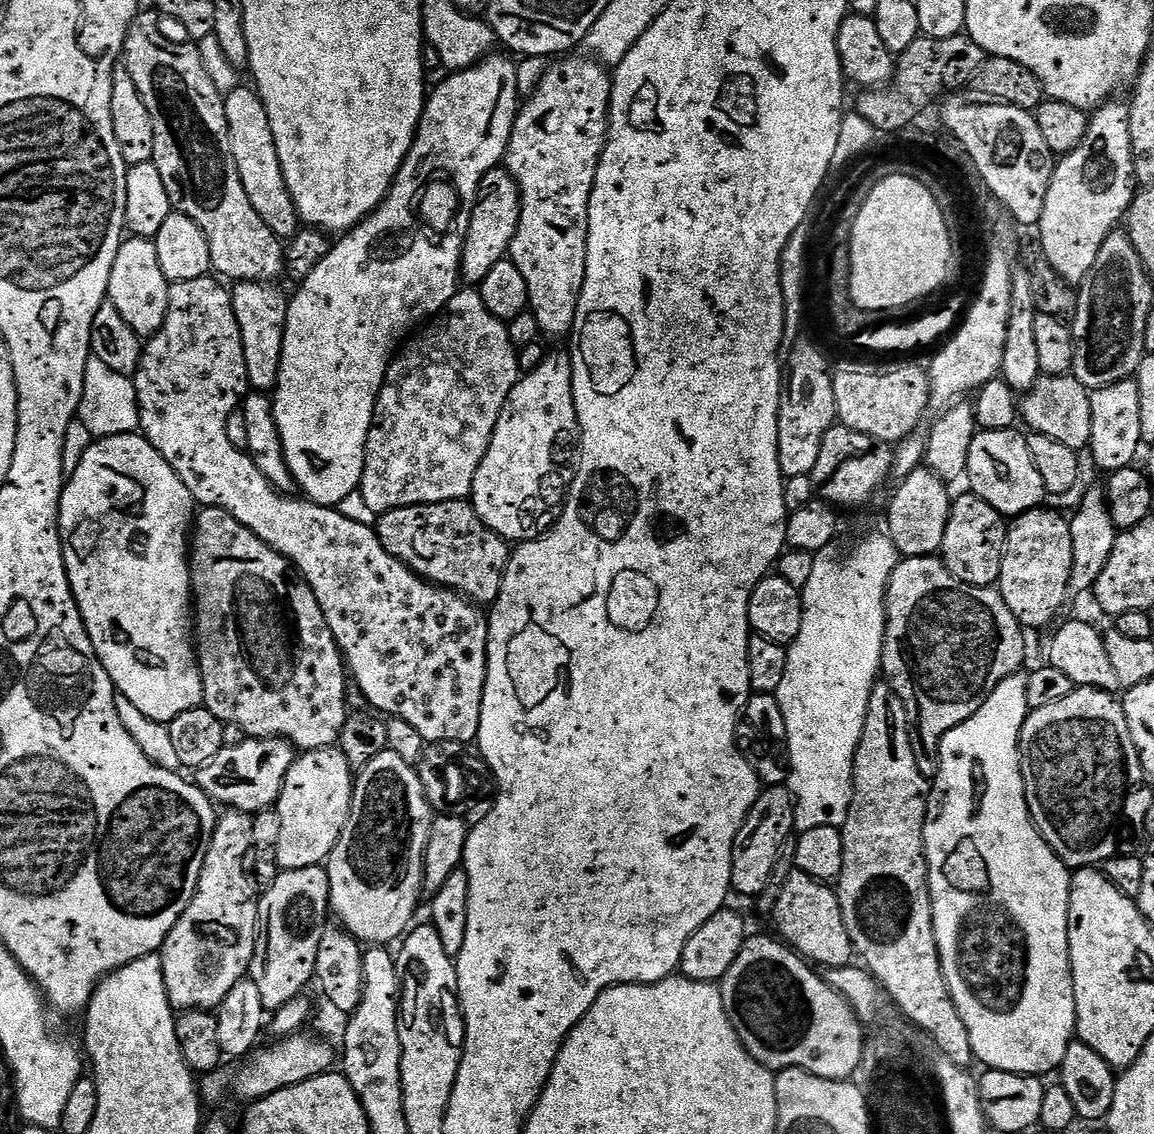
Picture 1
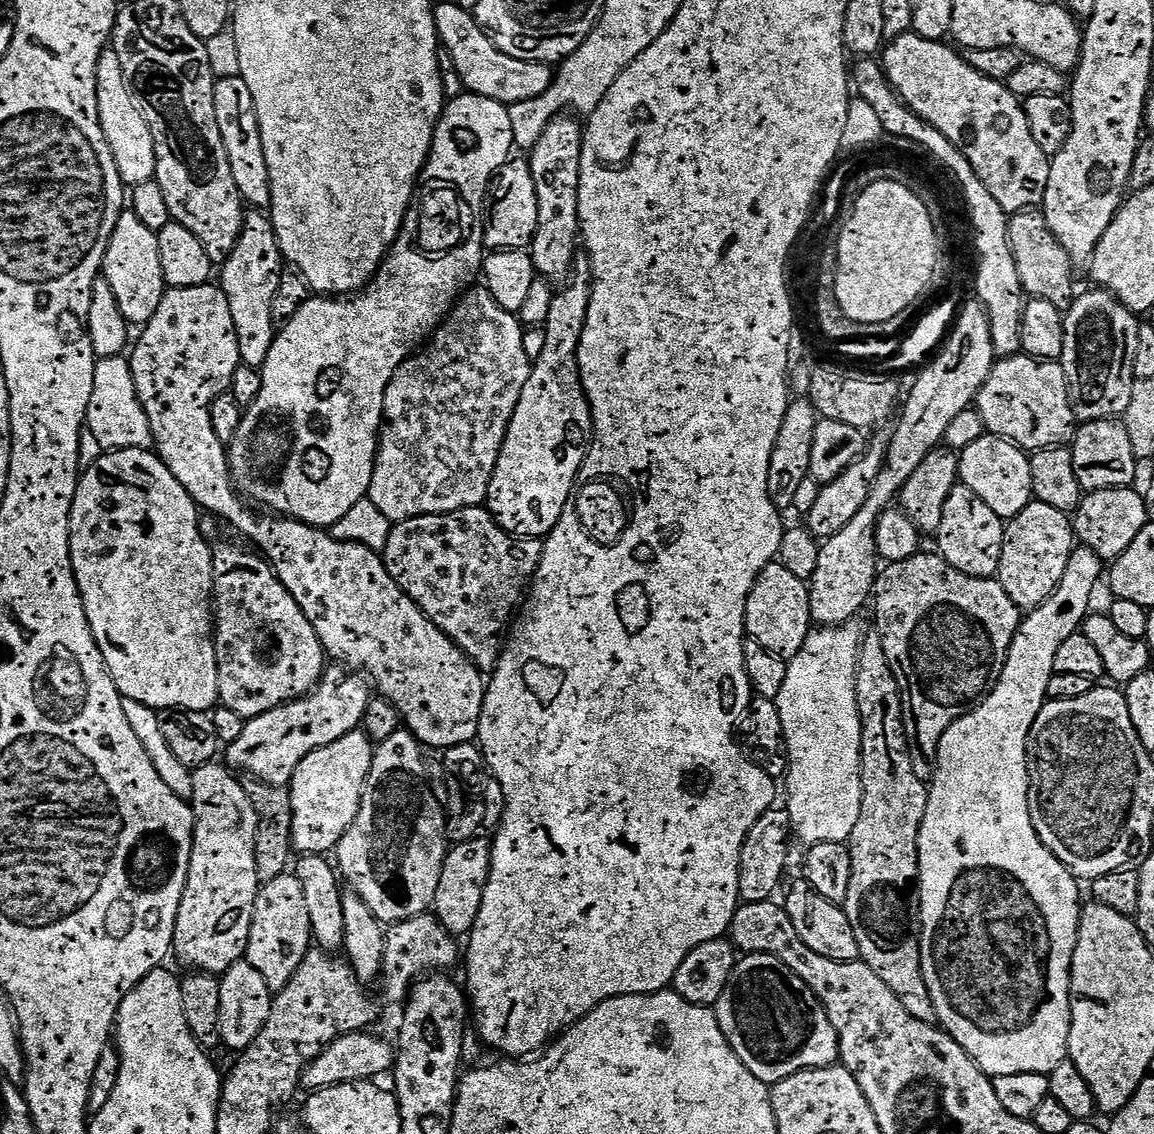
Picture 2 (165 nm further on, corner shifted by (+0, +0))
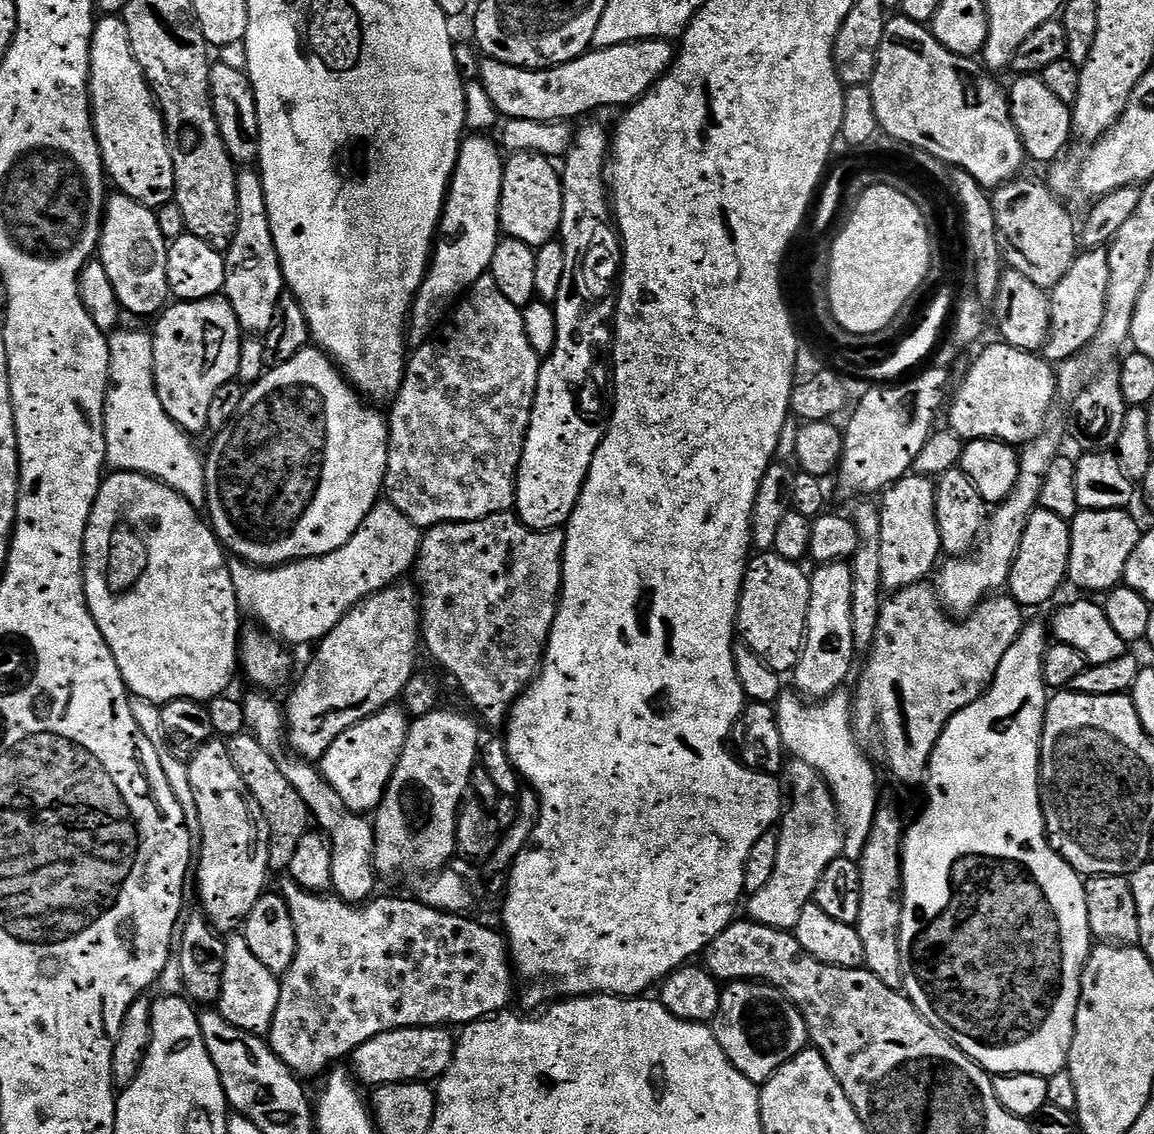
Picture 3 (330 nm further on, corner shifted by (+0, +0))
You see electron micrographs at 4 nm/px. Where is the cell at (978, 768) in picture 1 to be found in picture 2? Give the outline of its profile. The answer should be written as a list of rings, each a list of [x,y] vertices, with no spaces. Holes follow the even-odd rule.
[[[1083,546],[1073,547],[1072,557],[1066,566],[1066,574],[1062,574],[1062,582],[1054,590],[1054,594],[1046,602],[1042,602],[1036,608],[1031,609],[1021,619],[1020,628],[1016,632],[1015,638],[1012,640],[1012,645],[1008,651],[1006,658],[1006,666],[1000,675],[1000,681],[995,688],[972,709],[967,712],[962,718],[958,718],[946,730],[946,734],[942,734],[940,745],[936,751],[936,773],[932,776],[930,787],[928,789],[928,805],[926,806],[926,814],[920,823],[920,837],[918,838],[918,854],[920,855],[920,879],[918,881],[918,891],[920,893],[920,965],[922,966],[922,978],[926,982],[926,988],[930,990],[930,998],[934,1002],[934,1010],[936,1011],[936,1019],[939,1027],[948,1035],[954,1038],[954,1042],[958,1042],[958,1046],[962,1046],[962,1050],[966,1050],[968,1057],[977,1064],[983,1072],[988,1073],[989,1077],[1005,1076],[1006,1074],[1042,1074],[1048,1076],[1052,1073],[1061,1062],[1068,1059],[1068,1039],[1070,1038],[1070,1026],[1072,1025],[1072,959],[1074,958],[1074,950],[1076,949],[1076,939],[1078,938],[1078,926],[1080,925],[1080,913],[1082,911],[1082,899],[1080,900],[1080,888],[1077,877],[1069,872],[1068,867],[1047,848],[1044,843],[1038,838],[1038,834],[1032,825],[1030,818],[1030,806],[1028,805],[1028,735],[1034,726],[1034,722],[1038,718],[1038,714],[1044,709],[1045,703],[1048,700],[1048,683],[1054,674],[1054,658],[1058,655],[1058,649],[1062,646],[1062,642],[1066,642],[1066,638],[1070,638],[1075,632],[1081,631],[1082,625],[1090,615],[1088,607],[1092,604],[1092,591],[1100,584],[1100,575],[1106,572],[1105,561],[1100,559],[1100,554],[1094,550]]]

